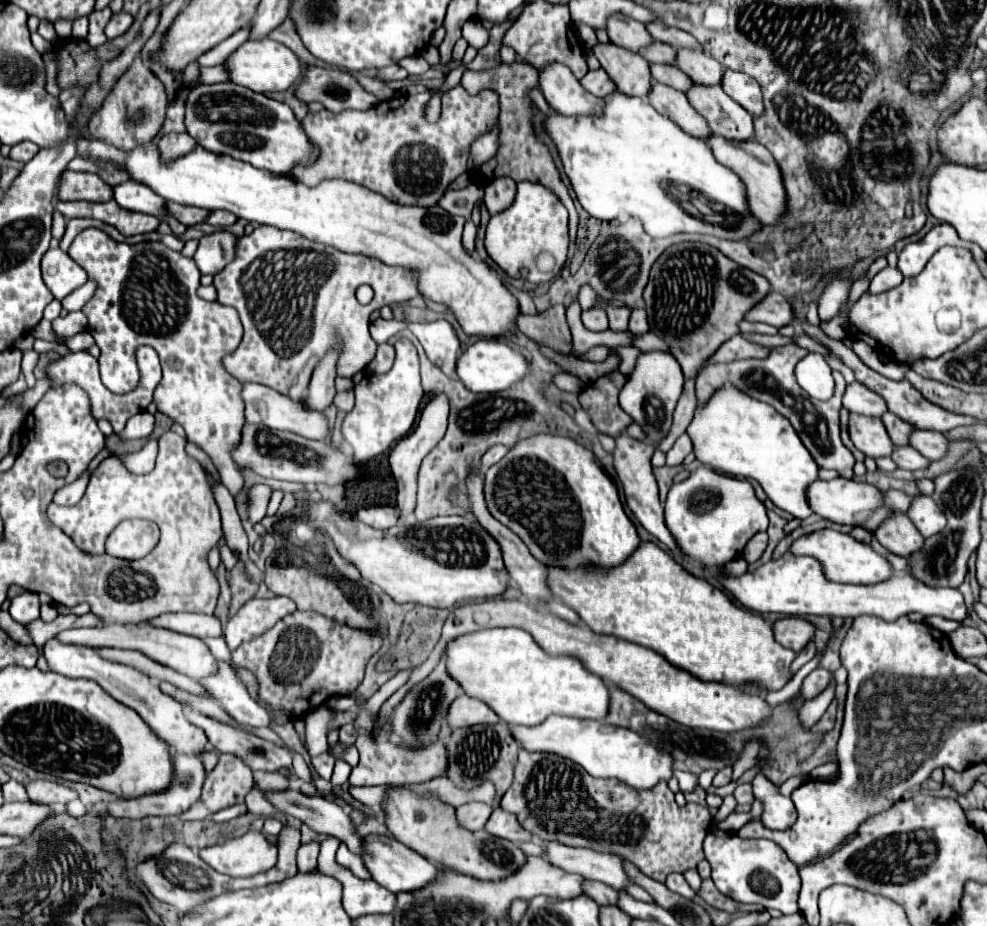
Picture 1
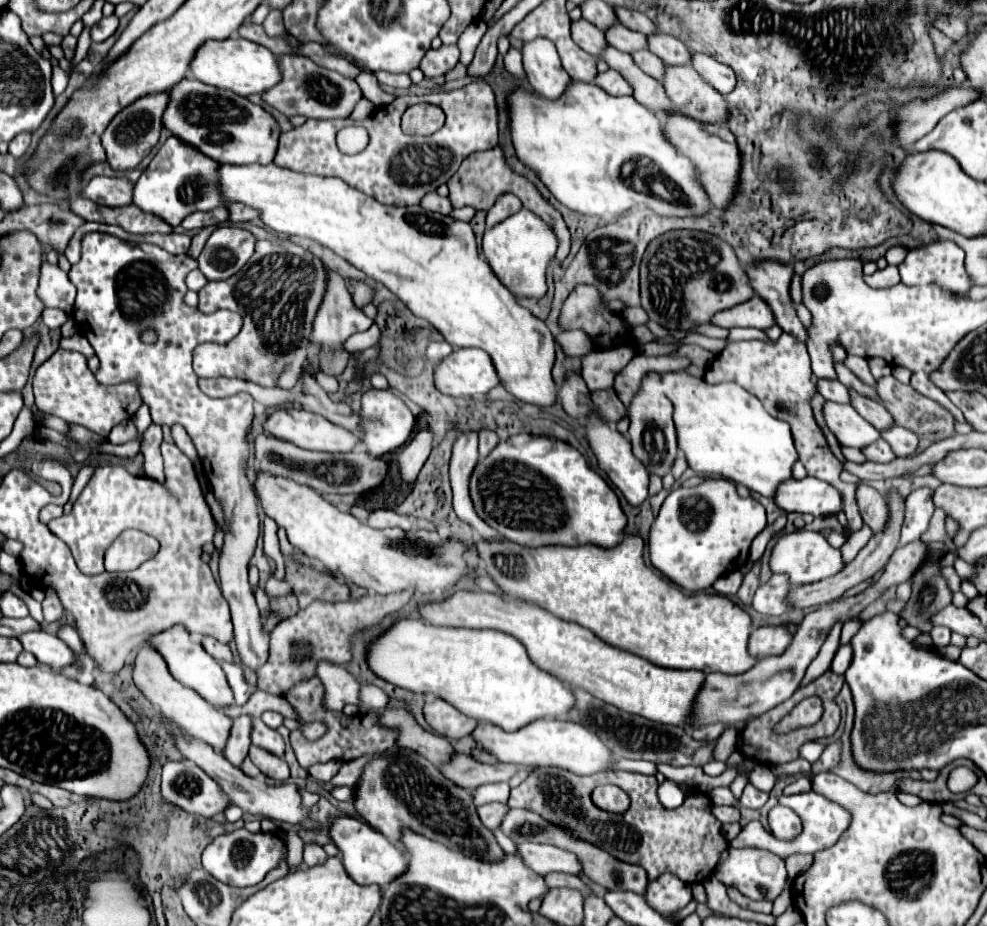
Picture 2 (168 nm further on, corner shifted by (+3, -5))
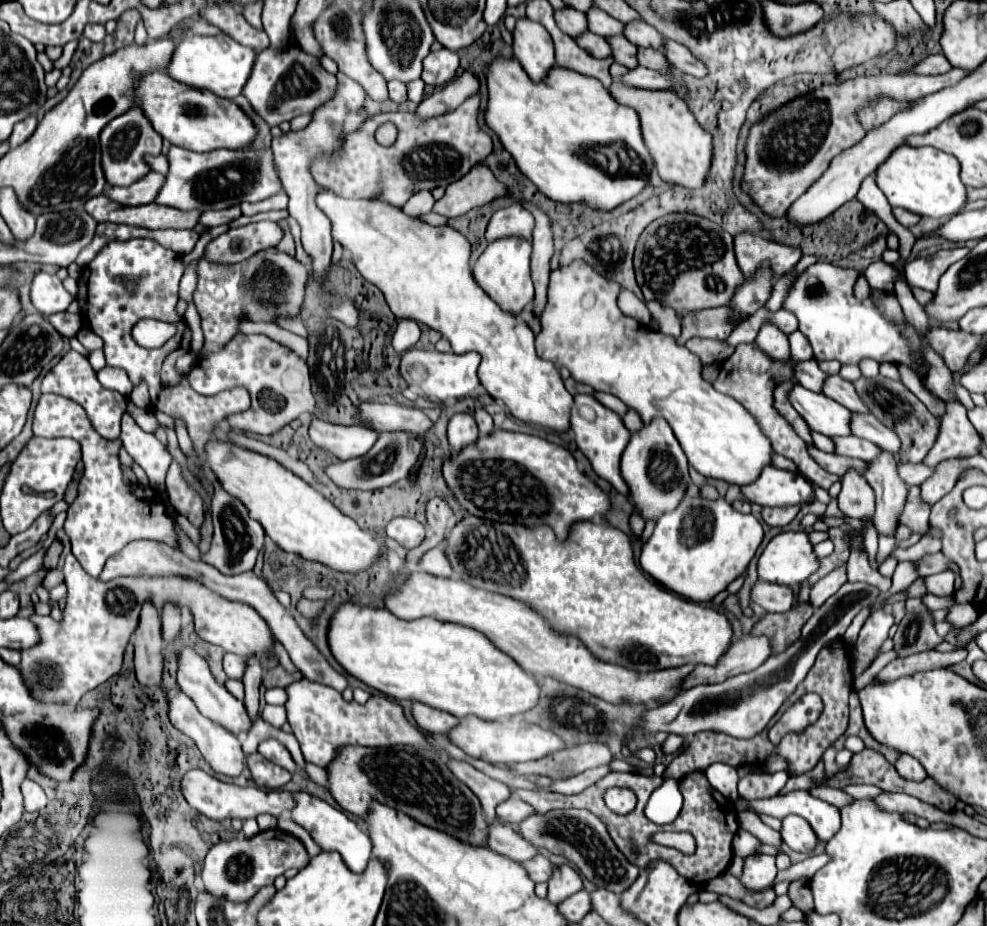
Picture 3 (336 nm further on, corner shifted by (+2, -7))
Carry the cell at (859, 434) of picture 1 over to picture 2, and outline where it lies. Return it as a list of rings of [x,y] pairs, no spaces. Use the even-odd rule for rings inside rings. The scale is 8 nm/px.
[[[826,401],[822,405],[822,413],[828,429],[836,435],[840,445],[862,449],[880,437],[880,433],[860,417],[852,405]]]

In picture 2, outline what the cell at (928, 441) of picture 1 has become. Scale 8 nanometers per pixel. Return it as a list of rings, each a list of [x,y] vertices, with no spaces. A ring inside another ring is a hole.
[[[892,425],[886,431],[880,431],[880,437],[888,441],[896,457],[910,457],[916,453],[916,435],[900,425]]]

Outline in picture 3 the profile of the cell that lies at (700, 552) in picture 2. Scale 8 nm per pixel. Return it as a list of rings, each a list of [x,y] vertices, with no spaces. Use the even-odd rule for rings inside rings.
[[[683,497],[677,509],[659,517],[653,535],[641,549],[639,563],[645,573],[673,593],[701,603],[725,591],[747,569],[761,541],[763,525],[755,515],[735,511],[723,497]]]

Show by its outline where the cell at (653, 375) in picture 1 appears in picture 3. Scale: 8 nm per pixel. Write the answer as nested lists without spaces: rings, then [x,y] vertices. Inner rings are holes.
[[[653,417],[651,423],[635,431],[621,457],[621,475],[629,485],[635,507],[643,513],[645,519],[657,519],[679,505],[689,483],[687,469],[687,457],[663,417]]]

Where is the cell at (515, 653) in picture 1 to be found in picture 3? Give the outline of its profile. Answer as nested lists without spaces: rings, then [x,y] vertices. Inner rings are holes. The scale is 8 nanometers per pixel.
[[[347,603],[329,627],[335,659],[365,685],[395,697],[433,705],[455,717],[477,715],[487,721],[527,713],[541,699],[541,687],[517,661],[501,653],[483,633],[431,617],[405,621],[387,609]]]

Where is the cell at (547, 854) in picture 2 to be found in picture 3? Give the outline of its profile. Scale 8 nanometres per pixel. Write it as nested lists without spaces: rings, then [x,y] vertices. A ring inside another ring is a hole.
[[[497,823],[489,827],[489,841],[487,841],[489,849],[517,861],[517,863],[525,863],[529,859],[533,859],[535,855],[539,855],[539,849],[535,845],[529,845],[529,841],[525,841],[513,827]]]

